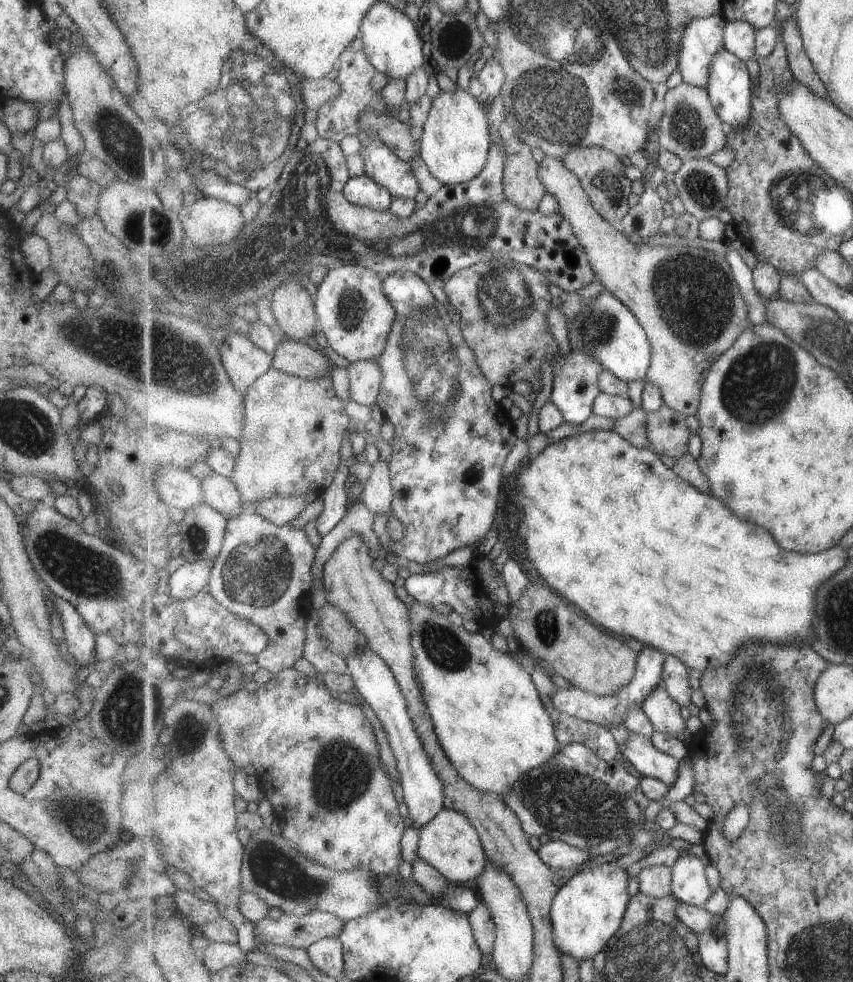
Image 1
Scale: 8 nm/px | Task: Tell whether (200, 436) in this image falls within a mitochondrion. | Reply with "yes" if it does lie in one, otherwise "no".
no

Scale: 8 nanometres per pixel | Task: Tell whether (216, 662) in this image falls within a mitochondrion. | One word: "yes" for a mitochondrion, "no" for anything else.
no

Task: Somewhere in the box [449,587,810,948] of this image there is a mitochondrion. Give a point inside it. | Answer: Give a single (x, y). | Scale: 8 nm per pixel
(562, 800)

